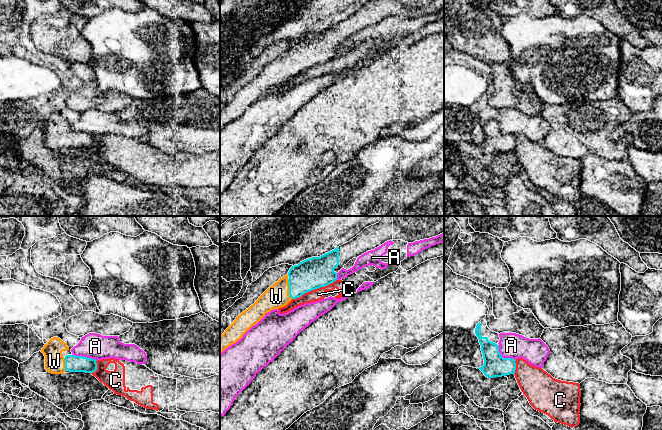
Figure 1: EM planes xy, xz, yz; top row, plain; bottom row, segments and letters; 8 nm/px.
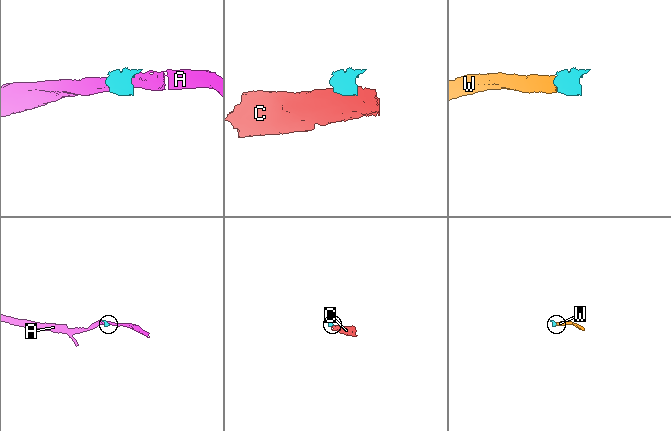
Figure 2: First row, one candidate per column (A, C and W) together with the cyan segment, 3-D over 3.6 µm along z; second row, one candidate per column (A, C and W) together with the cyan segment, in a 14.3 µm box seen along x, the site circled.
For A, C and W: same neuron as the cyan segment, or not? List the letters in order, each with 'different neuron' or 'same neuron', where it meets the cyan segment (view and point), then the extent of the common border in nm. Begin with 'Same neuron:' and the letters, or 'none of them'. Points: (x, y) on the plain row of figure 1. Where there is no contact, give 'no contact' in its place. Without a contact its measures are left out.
Same neuron: W
A: different neuron; contact yz (502, 133); length 200 nm
C: different neuron; contact xz (314, 65); length 400 nm
W: same neuron; contact xz (289, 65); length 170 nm

